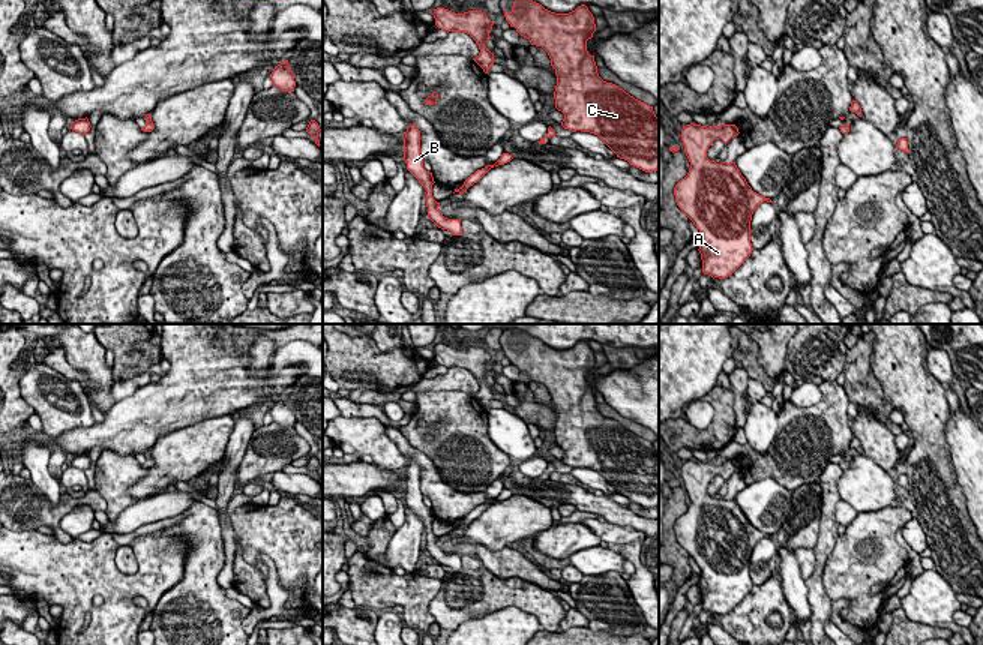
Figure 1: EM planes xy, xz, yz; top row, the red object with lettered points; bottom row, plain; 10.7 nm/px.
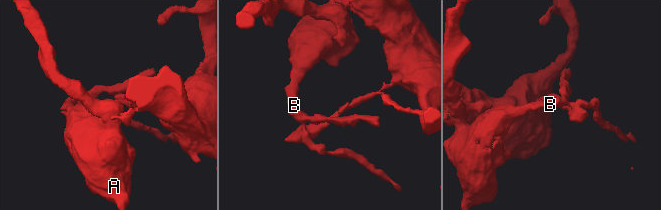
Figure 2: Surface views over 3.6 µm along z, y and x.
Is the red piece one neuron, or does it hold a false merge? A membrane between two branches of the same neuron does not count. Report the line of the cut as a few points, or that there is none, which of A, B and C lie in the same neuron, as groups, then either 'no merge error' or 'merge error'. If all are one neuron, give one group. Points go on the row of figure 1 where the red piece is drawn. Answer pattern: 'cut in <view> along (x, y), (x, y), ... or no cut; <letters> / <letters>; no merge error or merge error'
cut in xz along (479, 170), (482, 176); A B / C; merge error

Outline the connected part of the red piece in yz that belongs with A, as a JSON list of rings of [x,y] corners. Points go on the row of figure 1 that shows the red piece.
[[[690,123],[681,129],[681,141],[690,168],[674,188],[675,202],[701,232],[698,250],[702,260],[702,273],[713,279],[731,276],[750,256],[753,250],[750,243],[752,214],[764,201],[773,202],[752,190],[735,162],[716,164],[707,158],[707,150],[714,140],[720,138],[726,144],[738,134],[735,124],[711,128]]]

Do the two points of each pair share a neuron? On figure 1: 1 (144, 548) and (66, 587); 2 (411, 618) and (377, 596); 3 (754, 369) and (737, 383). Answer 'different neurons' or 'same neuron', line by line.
1: same neuron
2: same neuron
3: different neurons

